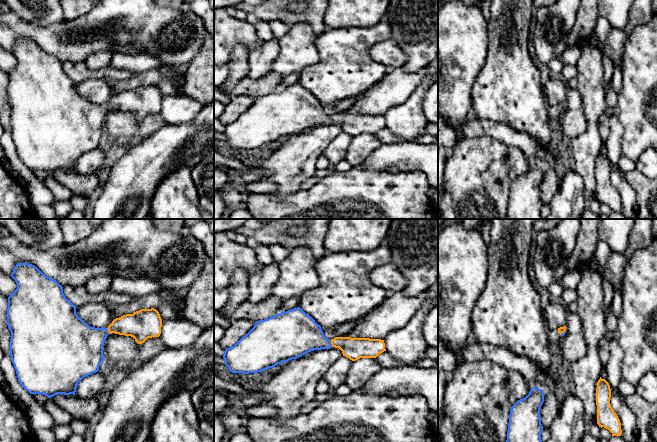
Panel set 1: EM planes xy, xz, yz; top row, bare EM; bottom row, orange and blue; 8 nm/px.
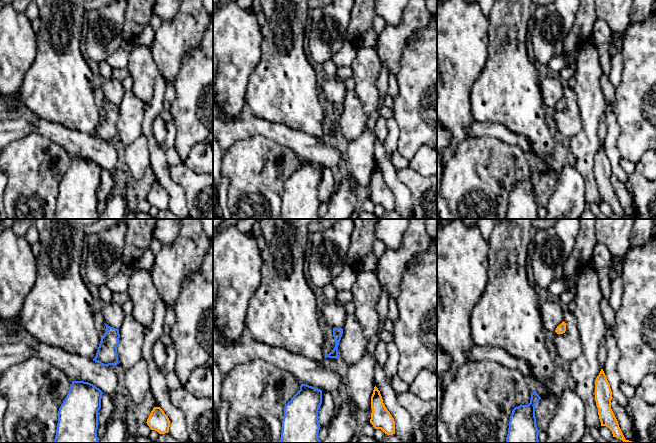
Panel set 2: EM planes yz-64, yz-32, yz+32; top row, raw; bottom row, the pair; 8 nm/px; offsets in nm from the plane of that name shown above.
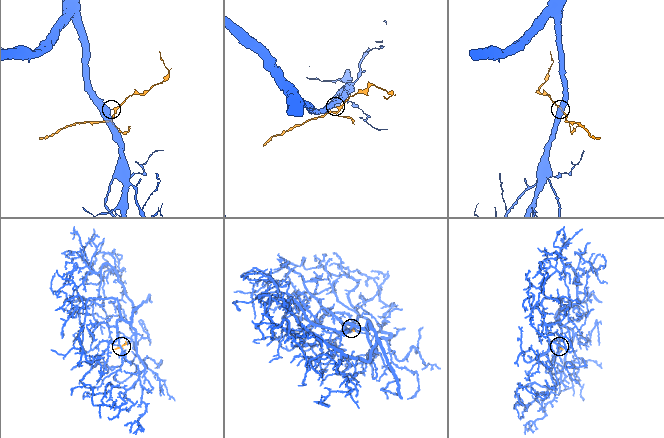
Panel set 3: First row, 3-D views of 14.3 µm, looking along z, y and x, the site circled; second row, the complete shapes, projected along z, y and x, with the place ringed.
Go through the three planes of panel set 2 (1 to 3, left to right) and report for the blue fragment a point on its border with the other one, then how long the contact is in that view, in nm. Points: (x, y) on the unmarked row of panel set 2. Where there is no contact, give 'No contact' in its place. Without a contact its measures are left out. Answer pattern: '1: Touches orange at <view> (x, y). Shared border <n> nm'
1: No contact
2: No contact
3: No contact

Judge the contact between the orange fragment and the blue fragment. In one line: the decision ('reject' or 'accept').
accept

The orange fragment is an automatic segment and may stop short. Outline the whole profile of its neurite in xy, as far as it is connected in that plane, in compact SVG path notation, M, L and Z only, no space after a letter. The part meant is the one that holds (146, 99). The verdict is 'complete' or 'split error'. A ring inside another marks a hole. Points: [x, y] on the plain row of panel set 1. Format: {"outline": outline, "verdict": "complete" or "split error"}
{"outline": "M17 39L11 53L15 56L17 65L8 73L6 90L11 108L10 132L19 159L30 170L43 170L48 174L57 170L75 171L78 159L84 153L99 147L99 142L104 136L103 121L109 110L131 112L138 120L161 110L162 95L154 84L123 91L114 95L107 104L95 104L78 93L76 82L65 73L63 63L56 56L44 51L36 42Z", "verdict": "split error"}

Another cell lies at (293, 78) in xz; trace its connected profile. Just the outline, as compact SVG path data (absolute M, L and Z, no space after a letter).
M292 73L288 76L284 76L281 81L281 88L286 88L288 86L292 86L294 84L299 83L300 73Z

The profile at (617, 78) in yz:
M617 60L613 66L613 75L612 75L612 87L613 90L616 93L619 93L621 88L622 88L622 82L623 82L623 61L622 60Z

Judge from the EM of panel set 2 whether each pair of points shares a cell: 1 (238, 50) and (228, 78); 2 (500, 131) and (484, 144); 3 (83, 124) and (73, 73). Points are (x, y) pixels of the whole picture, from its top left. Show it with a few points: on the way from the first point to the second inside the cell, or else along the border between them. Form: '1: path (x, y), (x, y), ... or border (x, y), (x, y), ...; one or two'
1: path (237, 57), (233, 71); one
2: border (469, 137), (492, 136), (514, 145); two
3: path (78, 111), (73, 106), (73, 86); one

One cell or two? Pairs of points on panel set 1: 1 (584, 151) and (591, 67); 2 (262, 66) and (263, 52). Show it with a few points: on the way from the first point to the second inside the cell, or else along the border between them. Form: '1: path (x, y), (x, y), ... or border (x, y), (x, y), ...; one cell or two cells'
1: path (592, 130), (591, 88); one cell
2: path (262, 63), (263, 55); one cell

